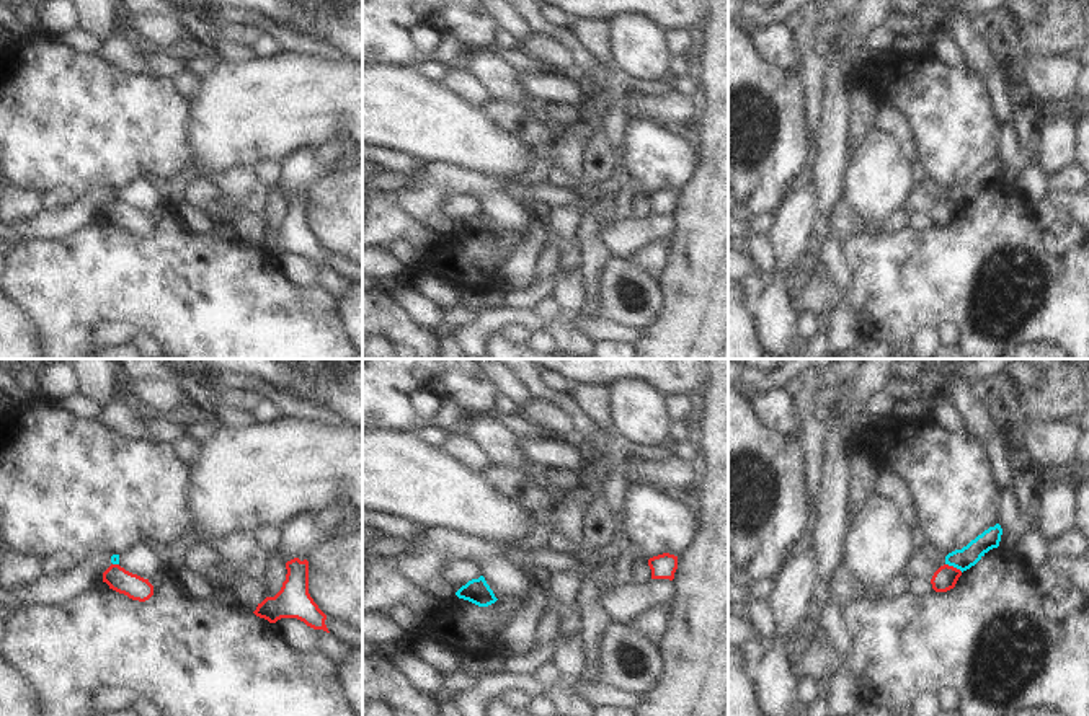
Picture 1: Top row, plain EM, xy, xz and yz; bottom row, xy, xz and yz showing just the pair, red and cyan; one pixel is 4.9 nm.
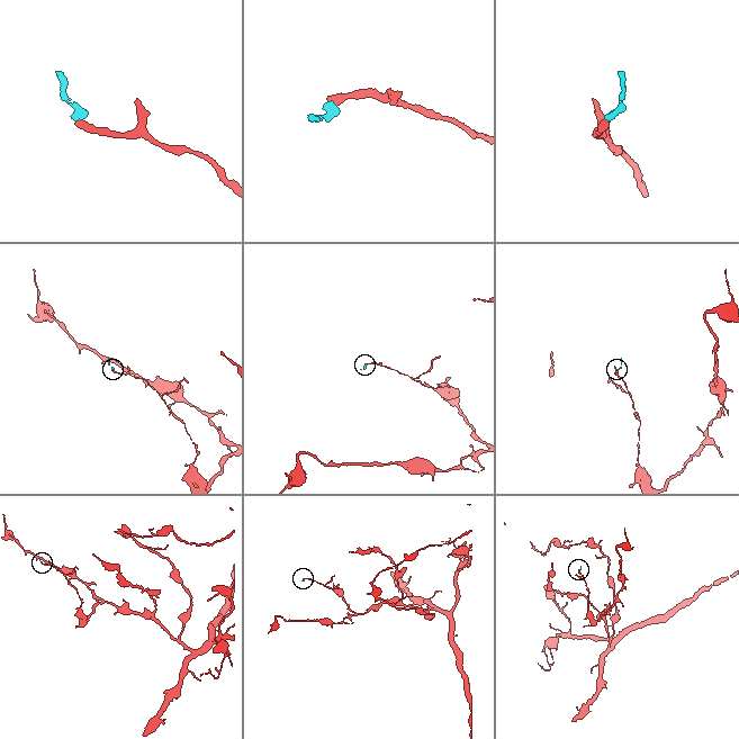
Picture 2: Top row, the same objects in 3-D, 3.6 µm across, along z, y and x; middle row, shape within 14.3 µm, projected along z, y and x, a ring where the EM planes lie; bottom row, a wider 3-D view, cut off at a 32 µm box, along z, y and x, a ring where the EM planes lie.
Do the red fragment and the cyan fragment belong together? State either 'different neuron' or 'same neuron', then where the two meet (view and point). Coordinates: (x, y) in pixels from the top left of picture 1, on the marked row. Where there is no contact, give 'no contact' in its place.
different neuron | yz (952, 566)

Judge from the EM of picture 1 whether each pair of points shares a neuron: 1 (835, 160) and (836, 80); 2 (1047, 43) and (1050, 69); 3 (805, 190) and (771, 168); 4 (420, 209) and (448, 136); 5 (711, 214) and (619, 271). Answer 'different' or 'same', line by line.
1: same
2: different
3: different
4: different
5: different

